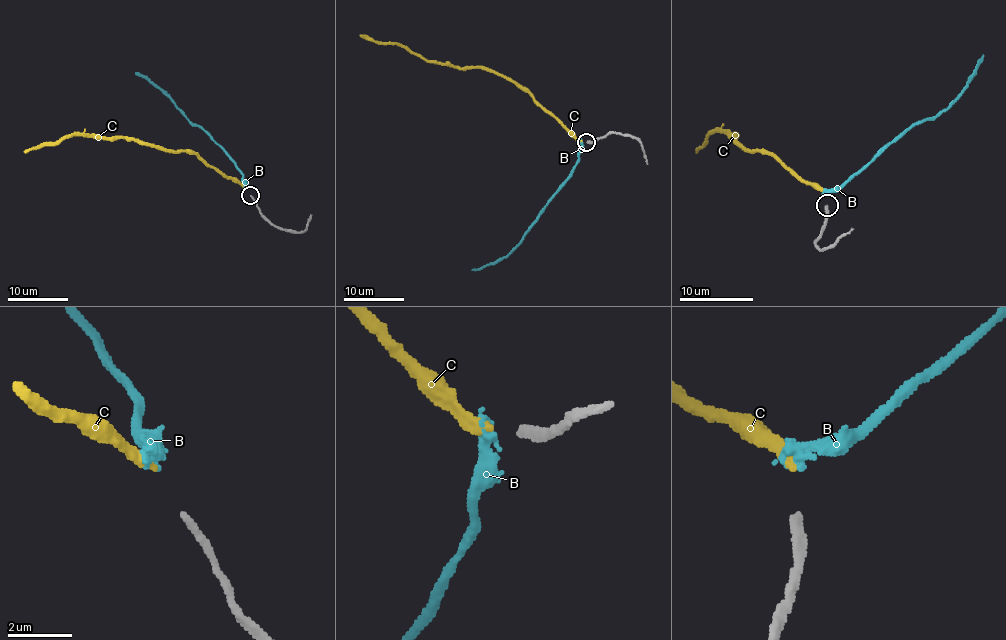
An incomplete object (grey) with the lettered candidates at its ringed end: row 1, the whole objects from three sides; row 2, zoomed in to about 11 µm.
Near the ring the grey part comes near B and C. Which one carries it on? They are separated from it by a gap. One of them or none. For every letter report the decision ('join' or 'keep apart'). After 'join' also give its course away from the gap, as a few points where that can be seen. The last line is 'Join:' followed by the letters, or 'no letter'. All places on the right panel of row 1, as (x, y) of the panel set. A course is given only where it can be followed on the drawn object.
B: join; it runs (827, 195), (840, 189), (912, 127), (940, 114), (969, 82), (982, 55)
C: keep apart
Join: B

